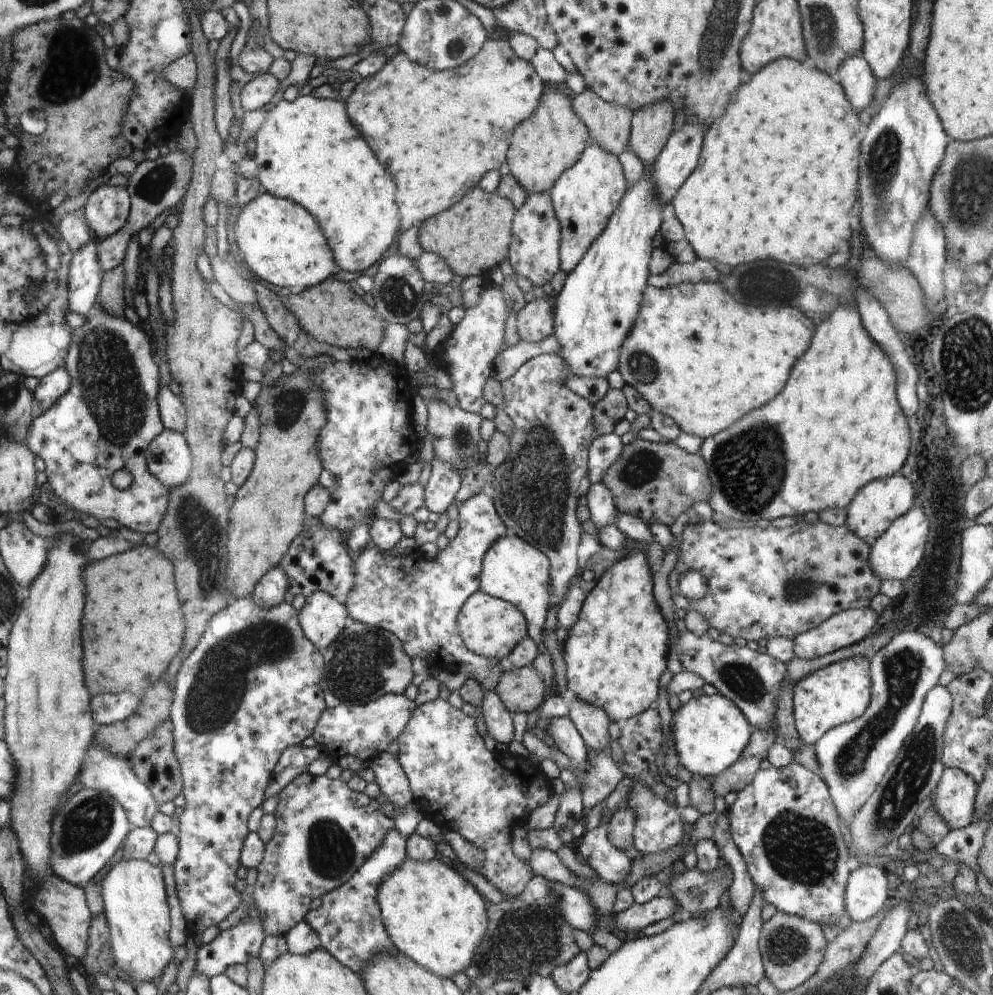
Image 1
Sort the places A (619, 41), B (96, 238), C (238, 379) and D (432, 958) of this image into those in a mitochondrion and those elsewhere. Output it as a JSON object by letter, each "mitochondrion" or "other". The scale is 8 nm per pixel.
{"A":"other","B":"other","C":"other","D":"other"}

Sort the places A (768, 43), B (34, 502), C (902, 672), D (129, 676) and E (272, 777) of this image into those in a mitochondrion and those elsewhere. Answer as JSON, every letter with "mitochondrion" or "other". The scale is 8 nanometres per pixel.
{"A":"other","B":"other","C":"mitochondrion","D":"other","E":"other"}

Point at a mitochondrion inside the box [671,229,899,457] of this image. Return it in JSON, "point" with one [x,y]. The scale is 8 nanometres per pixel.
{"point":[771,290]}

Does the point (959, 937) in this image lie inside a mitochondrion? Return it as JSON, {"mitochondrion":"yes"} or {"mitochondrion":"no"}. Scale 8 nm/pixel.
{"mitochondrion":"yes"}

